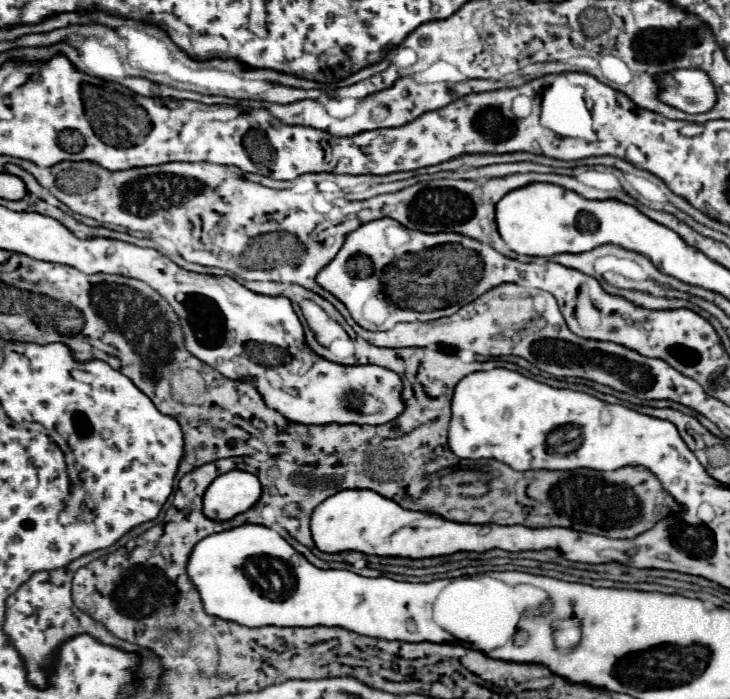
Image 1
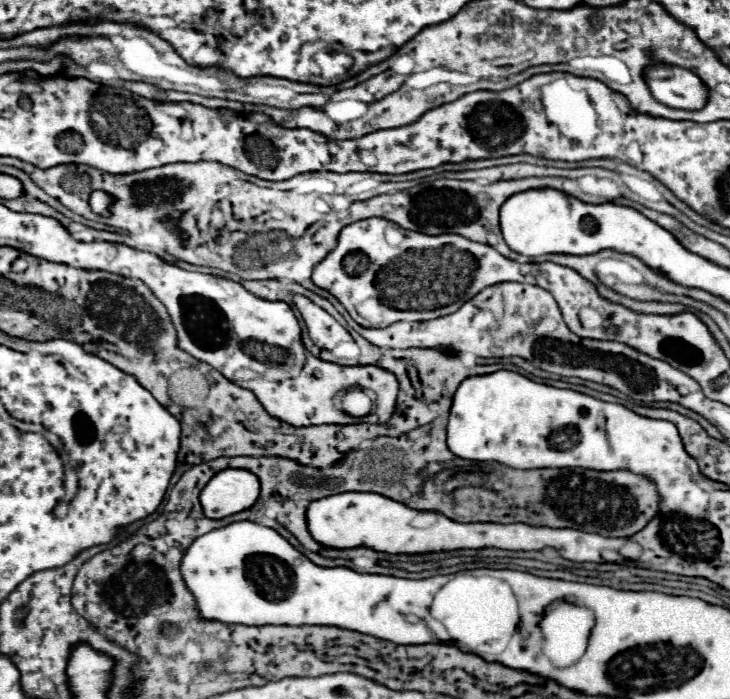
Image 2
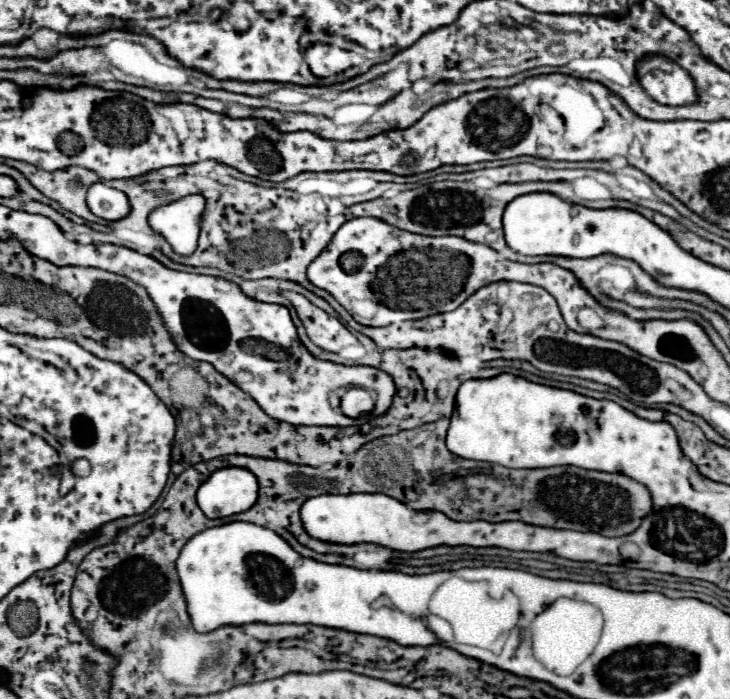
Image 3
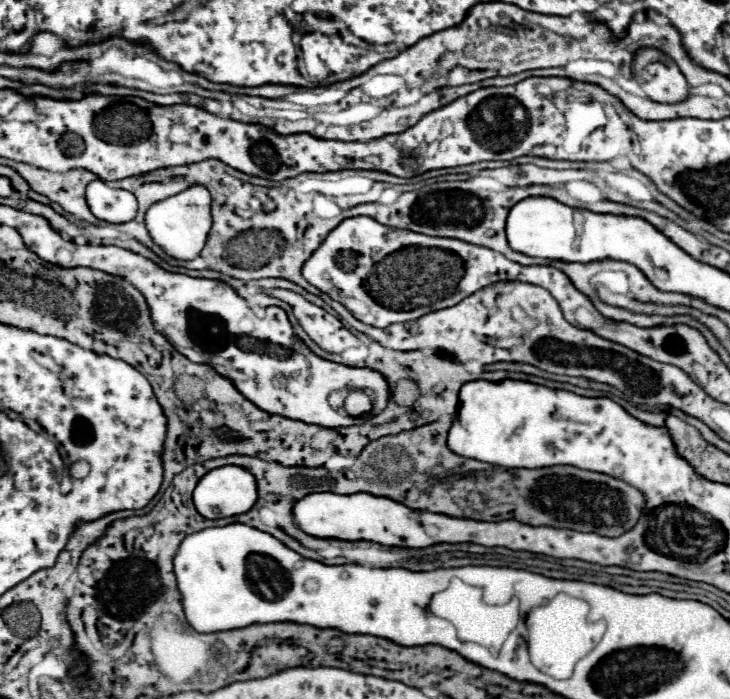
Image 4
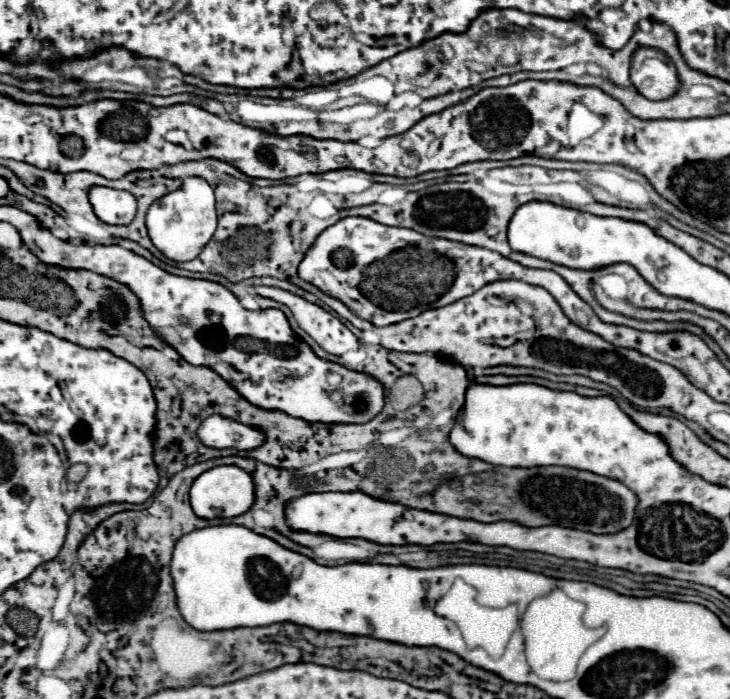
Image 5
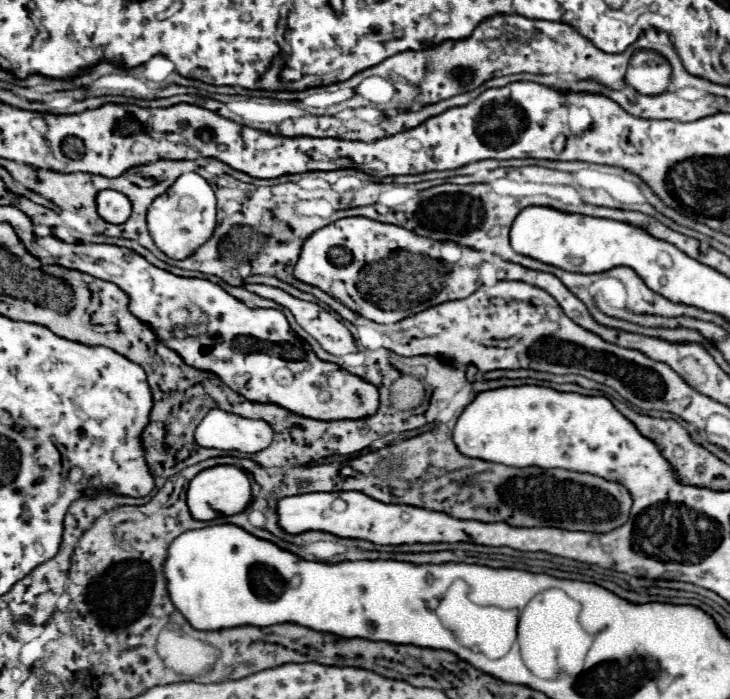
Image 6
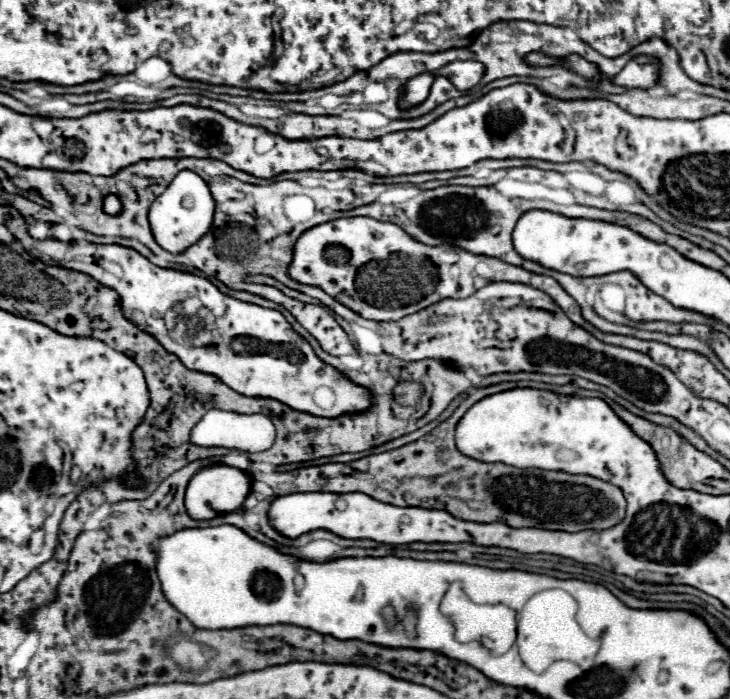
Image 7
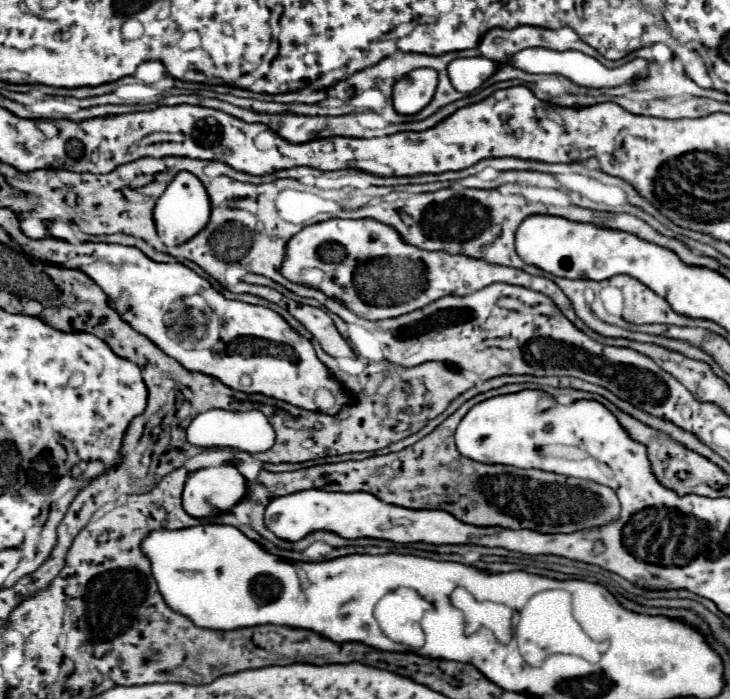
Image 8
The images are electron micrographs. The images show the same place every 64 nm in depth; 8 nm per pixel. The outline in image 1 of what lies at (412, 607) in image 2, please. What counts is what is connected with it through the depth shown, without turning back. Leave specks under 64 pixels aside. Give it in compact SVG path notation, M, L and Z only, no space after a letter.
M244 524L200 540L190 554L188 576L198 588L208 614L242 626L340 626L356 634L402 642L450 642L452 638L432 618L432 604L446 586L446 580L410 584L390 578L364 578L348 570L320 570L298 554L276 530L258 524Z

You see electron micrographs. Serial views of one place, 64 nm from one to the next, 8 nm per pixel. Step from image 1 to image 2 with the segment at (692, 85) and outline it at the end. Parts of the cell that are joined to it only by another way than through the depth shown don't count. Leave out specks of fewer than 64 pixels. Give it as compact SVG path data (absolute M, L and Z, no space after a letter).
M660 64L648 68L644 78L652 96L670 108L700 110L708 104L708 88L700 84L700 76L686 68Z

